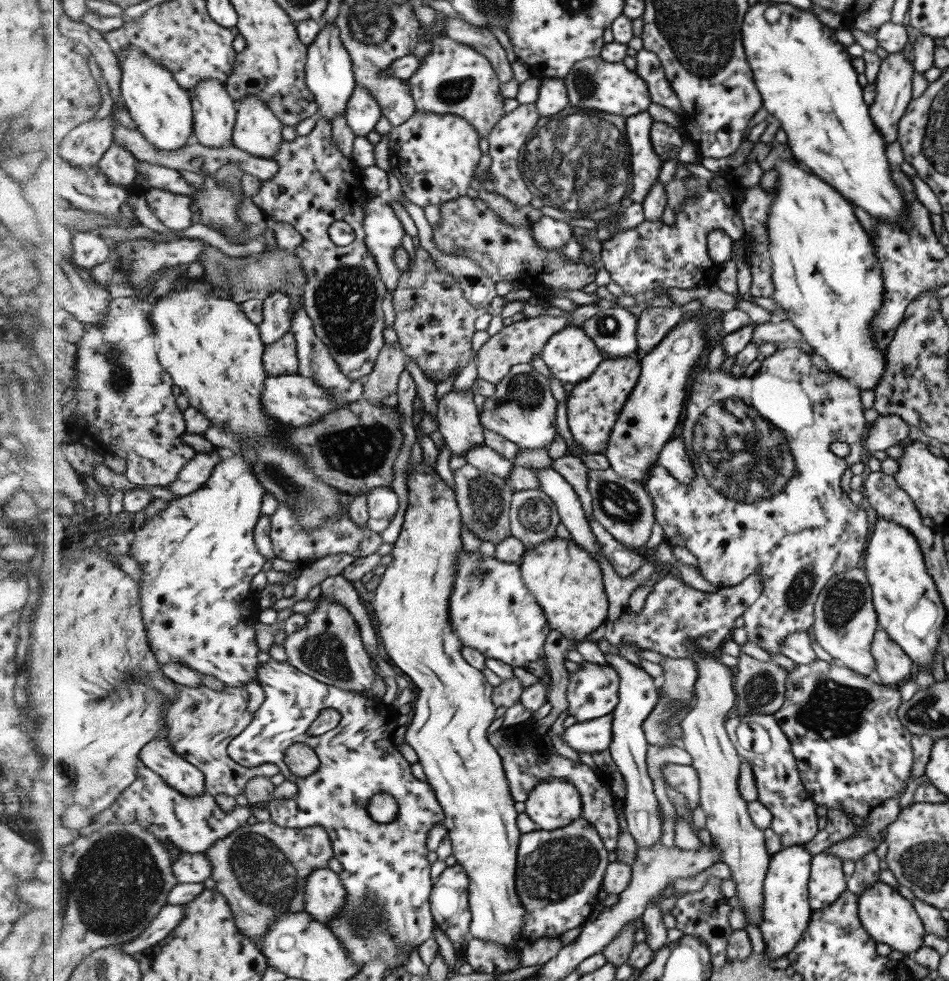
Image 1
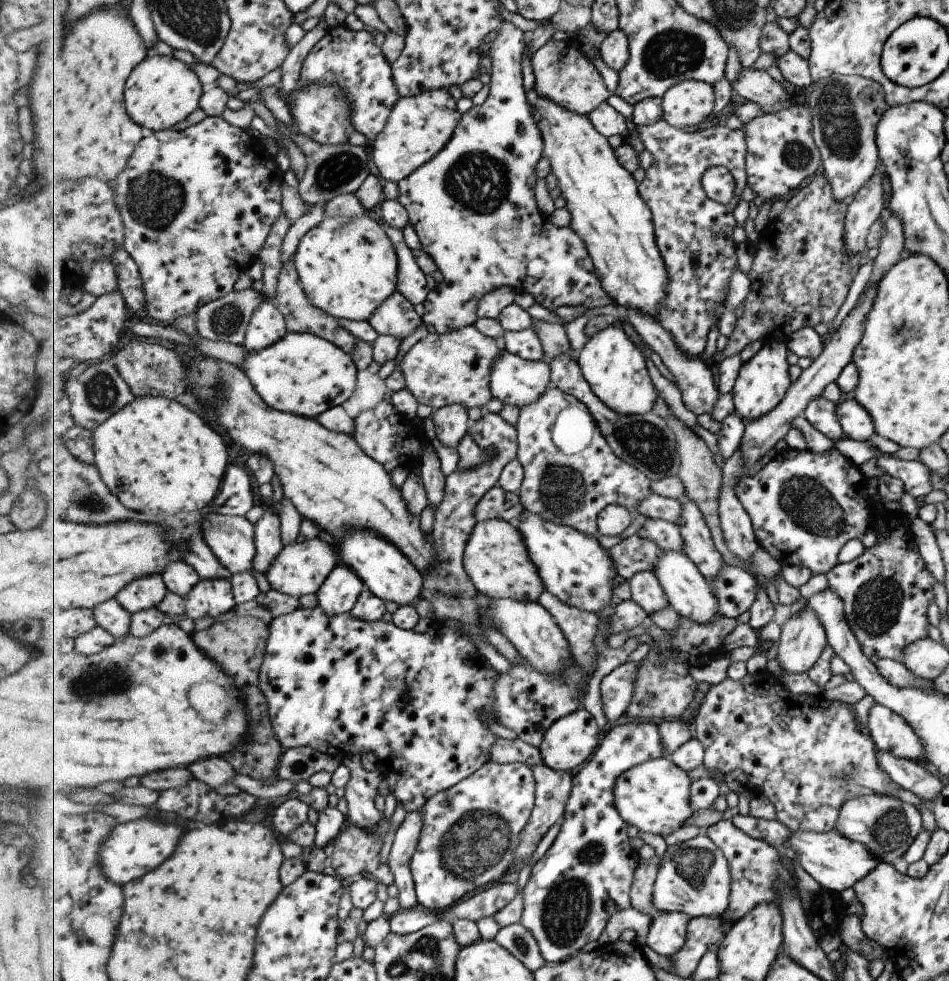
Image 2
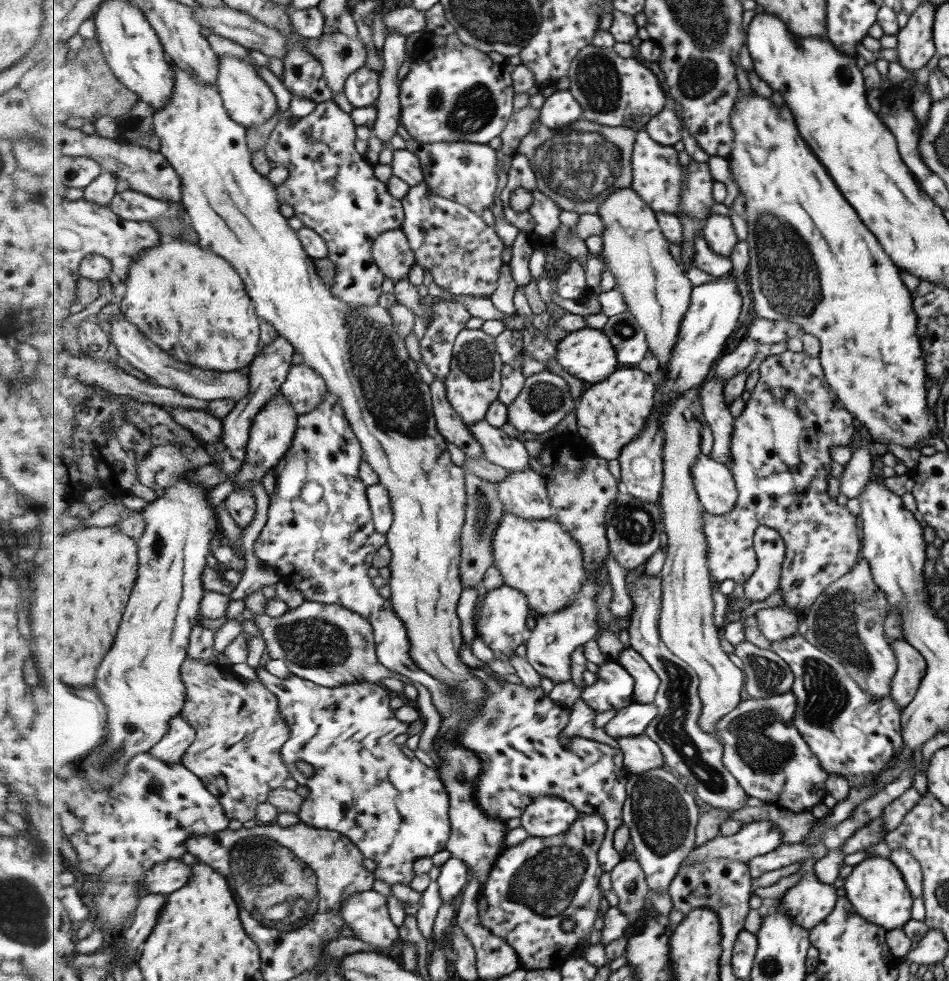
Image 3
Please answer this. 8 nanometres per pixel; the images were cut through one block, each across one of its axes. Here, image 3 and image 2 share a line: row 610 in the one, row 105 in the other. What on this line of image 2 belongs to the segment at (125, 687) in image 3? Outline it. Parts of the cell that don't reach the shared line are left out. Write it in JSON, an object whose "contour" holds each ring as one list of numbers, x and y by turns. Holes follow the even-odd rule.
{"contour":[[149,55,128,80,127,112,141,127,153,132,169,130,199,108,204,93,202,85,195,70,179,58]]}

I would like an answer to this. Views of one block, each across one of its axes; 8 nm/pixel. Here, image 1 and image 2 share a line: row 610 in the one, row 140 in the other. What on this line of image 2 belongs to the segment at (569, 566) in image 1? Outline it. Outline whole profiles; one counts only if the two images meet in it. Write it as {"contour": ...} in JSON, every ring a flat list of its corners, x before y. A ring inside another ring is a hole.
{"contour":[[532,87,528,100,542,132,543,156,551,164,561,196,571,212,571,226,587,246,603,288,622,312,628,309,659,320,667,300,669,272,659,252,651,208,639,194,637,180,618,160,609,140,591,123,590,116,571,112,555,100,539,96]]}

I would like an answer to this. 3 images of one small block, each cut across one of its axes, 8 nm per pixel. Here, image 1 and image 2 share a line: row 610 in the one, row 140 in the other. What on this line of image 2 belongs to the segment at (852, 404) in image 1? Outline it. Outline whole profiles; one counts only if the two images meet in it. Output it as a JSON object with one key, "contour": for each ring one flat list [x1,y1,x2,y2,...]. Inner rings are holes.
{"contour":[[807,104,791,105,781,112,763,114,747,123,747,175,748,187,755,197,763,201,789,198,793,190,819,166,819,149,813,144,813,121]]}

